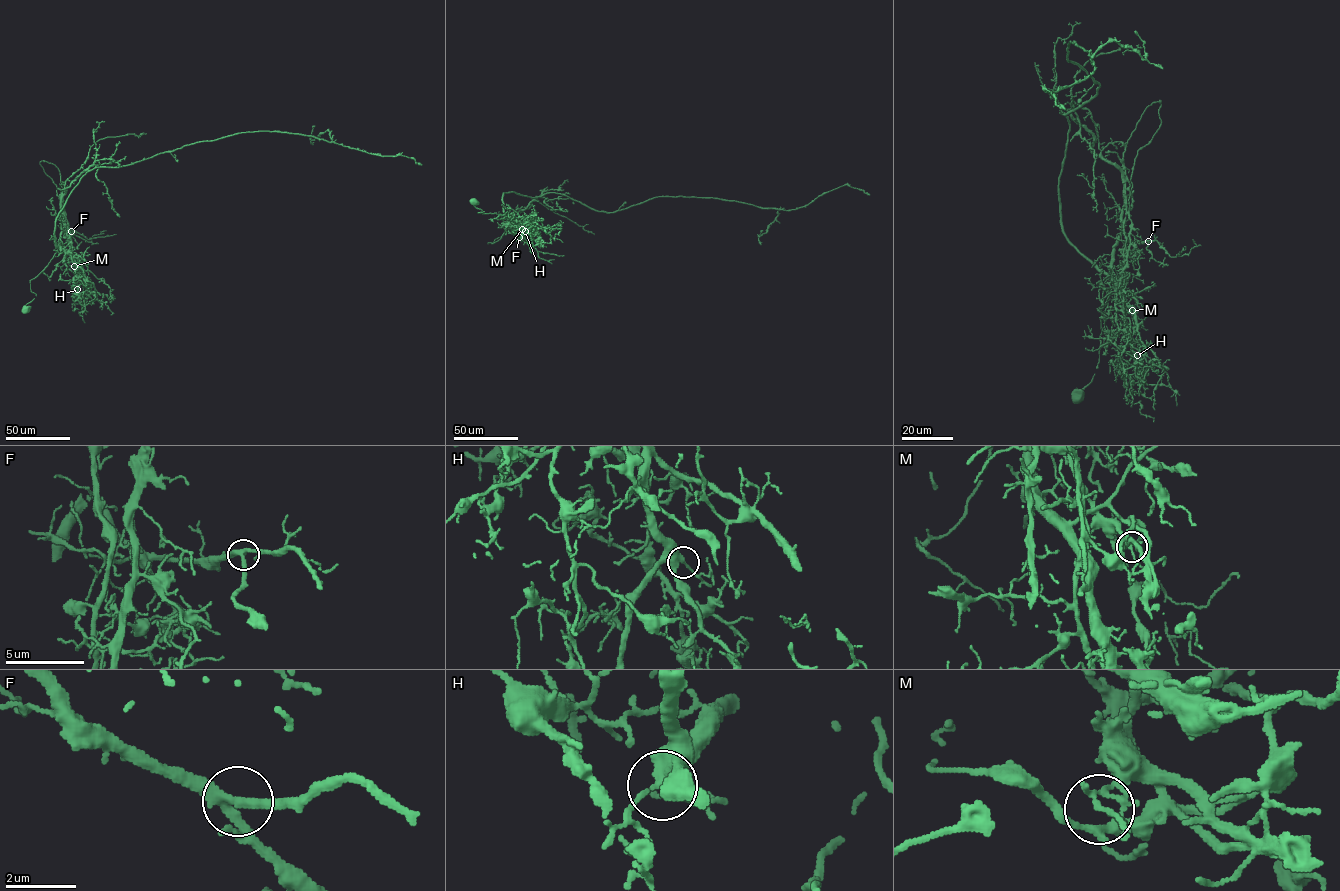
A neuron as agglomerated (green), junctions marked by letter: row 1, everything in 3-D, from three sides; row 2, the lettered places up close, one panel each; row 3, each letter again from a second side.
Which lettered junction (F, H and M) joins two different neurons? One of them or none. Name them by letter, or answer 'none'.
M

